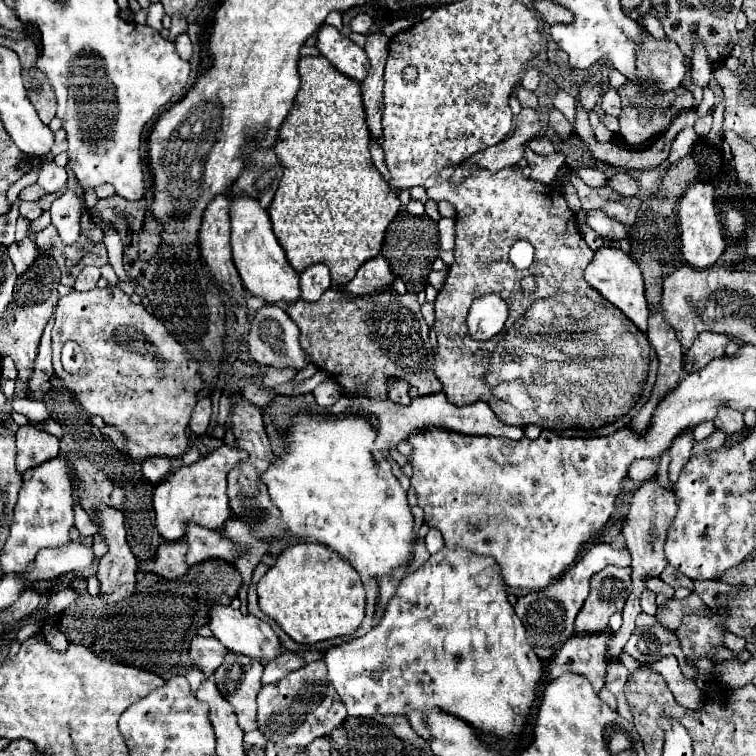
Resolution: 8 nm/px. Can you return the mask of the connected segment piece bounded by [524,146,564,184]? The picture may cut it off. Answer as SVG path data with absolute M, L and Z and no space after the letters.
M526 146L526 152L524 152L524 158L526 158L528 166L532 168L530 178L534 178L538 182L544 182L544 184L552 184L558 168L564 162L564 156L560 152L556 152L554 156L538 156L528 146Z

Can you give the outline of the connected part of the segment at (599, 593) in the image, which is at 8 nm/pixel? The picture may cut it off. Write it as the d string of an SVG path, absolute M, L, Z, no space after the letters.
M606 566L590 580L590 594L576 616L574 634L598 634L608 628L608 618L624 608L632 592L630 568Z

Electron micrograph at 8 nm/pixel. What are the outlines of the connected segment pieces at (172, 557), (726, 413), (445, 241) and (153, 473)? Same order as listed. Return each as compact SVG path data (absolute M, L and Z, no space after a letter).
M182 540L178 544L170 544L170 542L162 544L158 548L156 558L152 562L142 562L140 568L164 576L168 580L176 580L184 576L190 570L190 566L186 564L186 544Z
M720 408L718 410L718 416L714 420L714 426L718 430L722 430L726 436L732 436L732 434L740 434L740 432L746 432L746 422L744 422L744 416L732 408Z
M442 218L438 222L438 232L440 232L440 246L442 246L442 250L452 250L454 248L456 220L454 218Z
M150 458L142 462L142 472L150 482L162 482L172 470L170 458Z

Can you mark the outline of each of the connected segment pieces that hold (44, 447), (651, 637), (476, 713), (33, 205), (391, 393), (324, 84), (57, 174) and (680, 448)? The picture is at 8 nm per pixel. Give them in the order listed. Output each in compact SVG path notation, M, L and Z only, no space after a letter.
M30 424L18 428L16 446L18 446L16 470L20 474L24 474L28 468L40 466L42 462L58 456L58 438Z
M640 612L632 638L624 646L624 652L642 664L650 664L668 654L678 656L678 640L672 632L666 632L666 628L662 628L654 616Z
M442 548L440 552L432 554L428 558L428 562L424 566L420 566L416 572L408 574L402 578L396 594L390 598L384 616L380 618L378 626L372 628L366 636L344 642L336 648L330 648L324 658L328 664L328 678L332 682L332 686L336 688L338 696L342 698L348 716L374 716L374 714L408 714L412 710L440 710L446 714L452 714L460 720L464 720L470 728L474 728L480 734L492 734L500 740L510 740L512 736L520 736L526 722L528 722L528 714L530 708L536 700L536 688L544 678L544 668L542 668L542 660L536 656L536 652L532 650L532 646L528 646L526 640L526 632L522 622L518 620L518 616L514 614L514 608L508 604L508 596L504 590L504 582L500 578L500 567L495 560L490 560L486 556L474 556L474 552L466 552L462 548L456 550L448 550Z
M22 202L20 204L20 214L28 220L36 220L44 210L38 206L38 202Z
M396 378L390 386L388 386L388 398L392 400L392 402L398 402L398 404L410 404L410 394L408 394L408 388L410 388L410 384L406 382L406 380L400 380L400 378Z
M324 56L300 58L300 90L294 106L280 128L274 152L284 168L274 202L268 208L272 230L286 252L288 262L296 272L304 272L312 264L326 264L332 282L338 286L348 284L356 270L370 258L380 254L384 232L400 210L400 200L394 196L382 174L370 158L370 132L360 96L360 84L340 74Z
M54 162L52 164L46 164L42 170L40 170L40 176L38 176L38 184L46 190L46 192L58 192L64 184L66 184L66 168L60 168L56 166Z
M684 432L678 440L674 440L674 444L672 444L672 448L670 448L672 460L670 460L670 468L668 468L668 478L670 478L672 482L678 480L678 476L680 476L680 472L682 472L684 464L688 462L692 446L694 446L692 432Z

